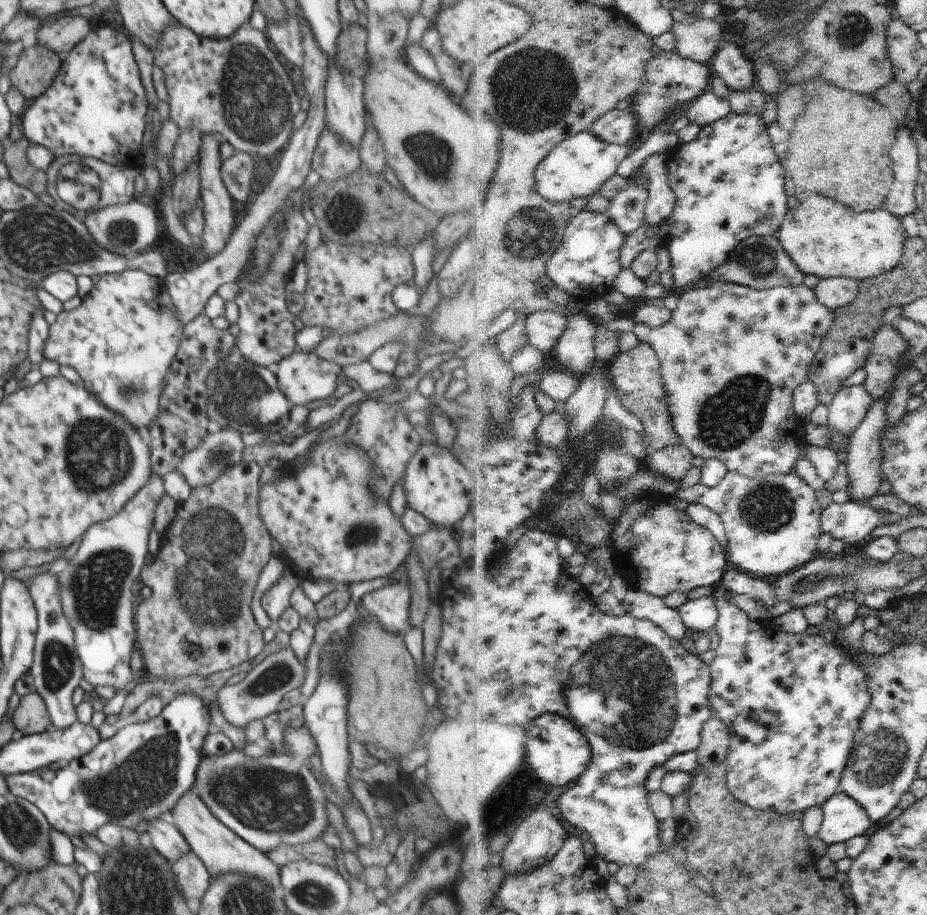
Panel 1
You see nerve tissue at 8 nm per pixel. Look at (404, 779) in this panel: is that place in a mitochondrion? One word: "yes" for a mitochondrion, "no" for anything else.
no

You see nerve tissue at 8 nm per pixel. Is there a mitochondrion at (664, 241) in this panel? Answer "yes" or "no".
no

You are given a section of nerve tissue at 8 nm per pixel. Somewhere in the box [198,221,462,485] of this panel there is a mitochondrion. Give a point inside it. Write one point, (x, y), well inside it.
(232, 383)

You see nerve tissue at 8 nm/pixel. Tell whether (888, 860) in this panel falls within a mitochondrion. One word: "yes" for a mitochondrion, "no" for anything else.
no

